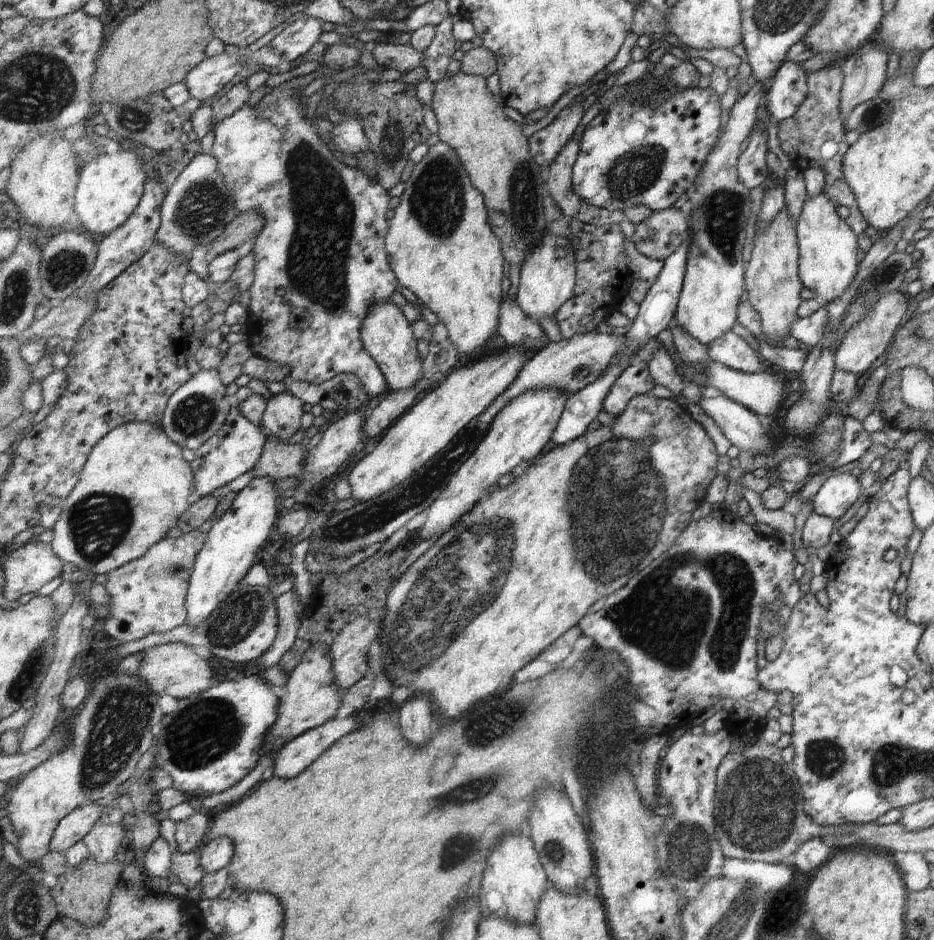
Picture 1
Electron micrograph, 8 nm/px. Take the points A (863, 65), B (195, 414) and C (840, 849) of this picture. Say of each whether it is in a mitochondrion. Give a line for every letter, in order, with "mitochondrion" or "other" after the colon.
A: other
B: mitochondrion
C: other

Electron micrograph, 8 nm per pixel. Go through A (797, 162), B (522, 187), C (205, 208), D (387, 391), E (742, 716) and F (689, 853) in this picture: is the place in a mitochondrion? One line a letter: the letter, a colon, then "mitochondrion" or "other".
A: other
B: mitochondrion
C: mitochondrion
D: other
E: other
F: mitochondrion

